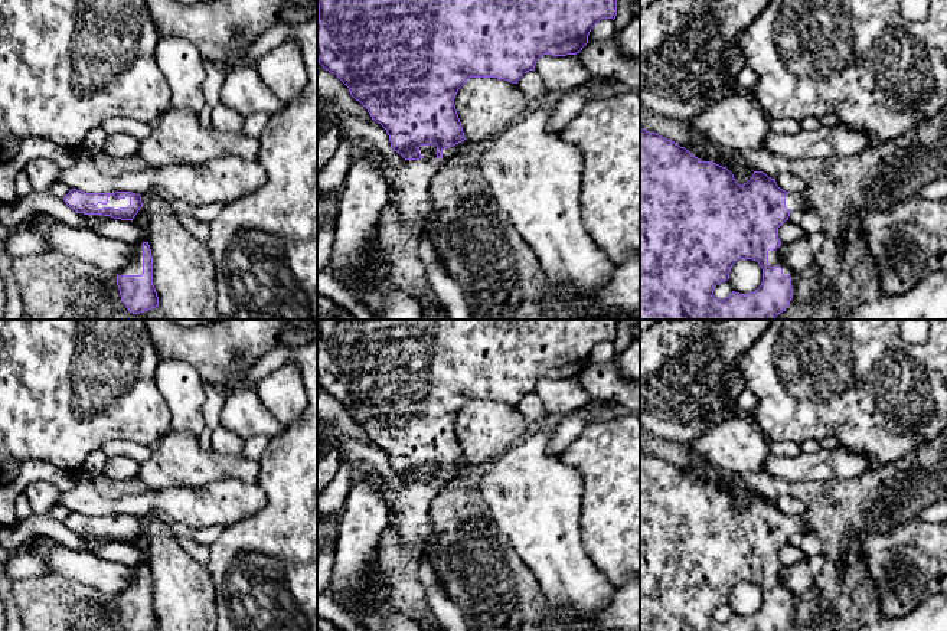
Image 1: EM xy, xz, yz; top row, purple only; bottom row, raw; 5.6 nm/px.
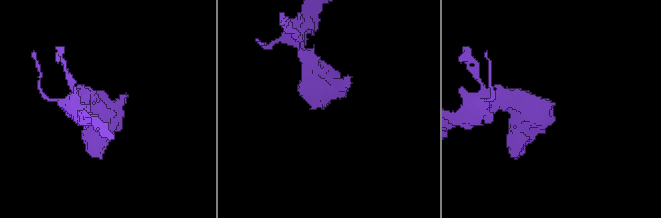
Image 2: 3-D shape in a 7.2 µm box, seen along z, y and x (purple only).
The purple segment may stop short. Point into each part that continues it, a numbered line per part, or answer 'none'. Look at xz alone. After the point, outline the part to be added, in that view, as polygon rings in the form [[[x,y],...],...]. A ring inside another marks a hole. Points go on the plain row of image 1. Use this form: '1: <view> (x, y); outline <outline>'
1: xz (398, 588); outline [[[434,467],[434,470],[435,470],[435,475],[437,475],[437,468]],[[450,468],[448,471],[444,471],[441,483],[437,480],[435,475],[427,481],[405,483],[402,485],[401,491],[394,491],[391,488],[391,485],[383,481],[382,498],[383,498],[385,504],[388,506],[388,509],[394,510],[395,529],[392,530],[389,526],[386,526],[386,529],[382,533],[381,547],[376,555],[376,565],[375,565],[376,585],[369,586],[359,596],[360,601],[375,601],[379,607],[385,608],[388,612],[399,612],[399,614],[408,617],[411,621],[418,624],[421,631],[428,631],[430,627],[435,627],[435,628],[444,631],[435,621],[431,605],[428,602],[428,594],[427,594],[425,588],[422,586],[419,576],[418,576],[419,562],[430,560],[434,568],[434,572],[437,575],[437,581],[438,581],[440,586],[444,589],[440,575],[437,572],[437,539],[434,534],[434,526],[432,526],[432,520],[431,520],[428,510],[430,510],[431,500],[443,488],[450,485],[450,481],[454,478],[454,474],[453,474],[453,468]]]

